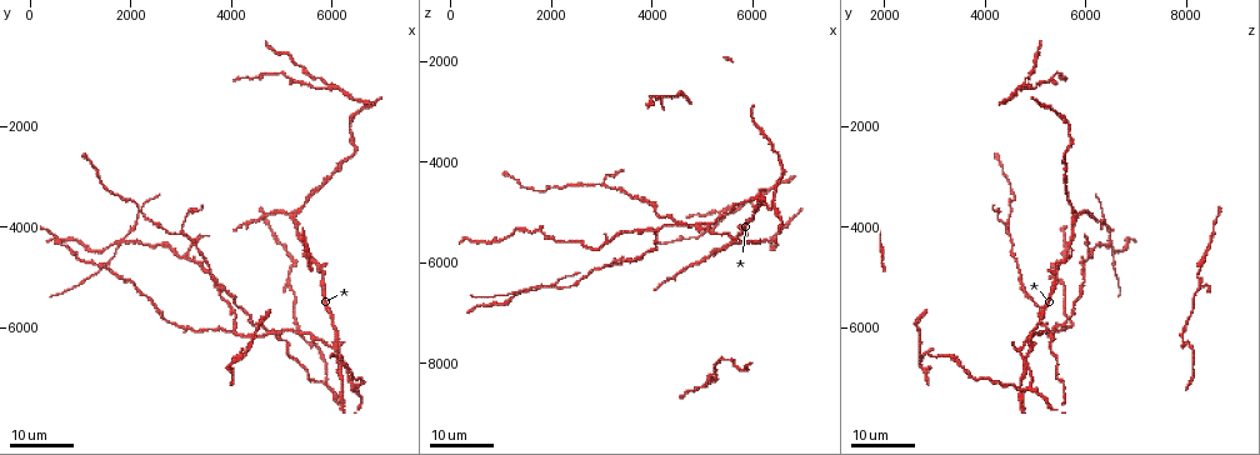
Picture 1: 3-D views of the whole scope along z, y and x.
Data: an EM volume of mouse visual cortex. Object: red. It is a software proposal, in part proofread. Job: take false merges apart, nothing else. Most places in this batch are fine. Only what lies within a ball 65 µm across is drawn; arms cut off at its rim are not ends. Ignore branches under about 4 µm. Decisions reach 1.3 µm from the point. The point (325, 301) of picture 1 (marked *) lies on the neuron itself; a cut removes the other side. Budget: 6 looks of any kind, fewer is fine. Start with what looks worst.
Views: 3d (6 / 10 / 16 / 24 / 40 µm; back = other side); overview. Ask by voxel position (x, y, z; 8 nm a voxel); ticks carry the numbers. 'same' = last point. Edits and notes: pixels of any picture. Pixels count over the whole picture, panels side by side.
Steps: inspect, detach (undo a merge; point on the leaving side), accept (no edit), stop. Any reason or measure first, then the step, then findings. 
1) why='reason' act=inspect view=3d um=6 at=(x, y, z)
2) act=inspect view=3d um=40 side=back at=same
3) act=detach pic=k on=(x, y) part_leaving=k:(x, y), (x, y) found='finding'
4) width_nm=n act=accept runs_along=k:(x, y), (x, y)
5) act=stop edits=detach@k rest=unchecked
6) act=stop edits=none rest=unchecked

act=inspect view=3d um=16 at=(4050, 6000, 5350)

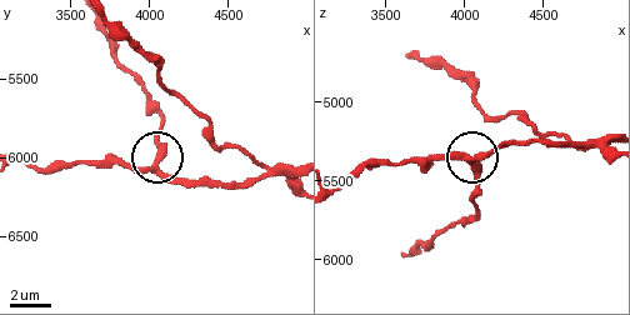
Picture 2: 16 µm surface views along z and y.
act=inspect view=3d um=6 at=(4060, 6020, 5380)

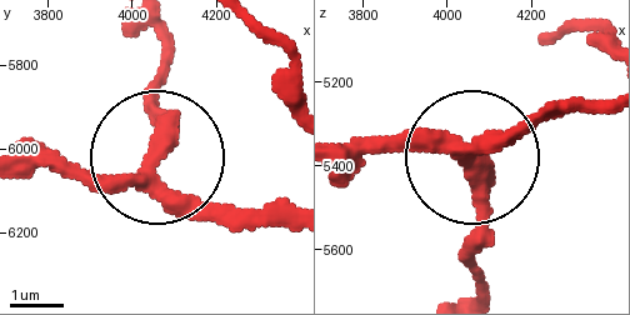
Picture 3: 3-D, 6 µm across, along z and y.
act=accept runs_along=3:(283, 214), (201, 205), (156, 165), (68, 174), (26, 160) found='continuous, no second neuron'

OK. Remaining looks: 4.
why='four arms meet' act=inspect view=3d um=24 at=(4850, 6100, 5350)

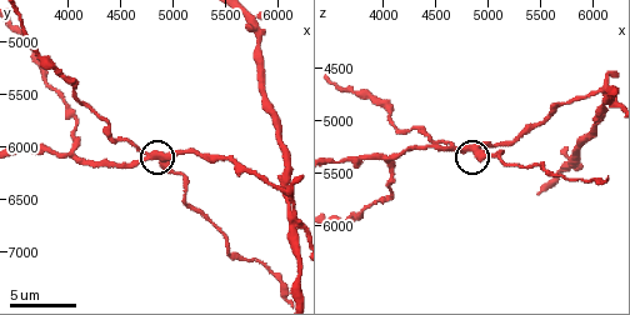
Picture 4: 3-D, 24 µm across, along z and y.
act=inspect view=3d um=10 at=(4880, 6160, 5320)

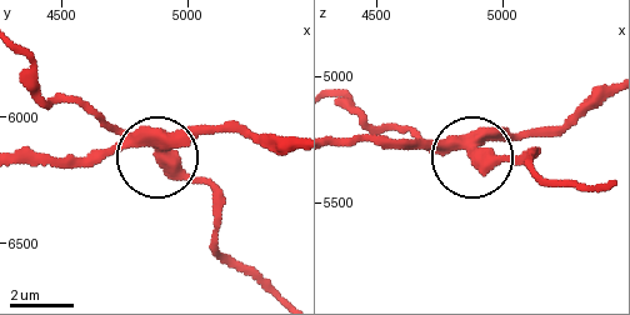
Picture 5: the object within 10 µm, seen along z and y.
width_nm=410 act=accept runs_along=5:(291, 148), (235, 131), (170, 140), (160, 154), (224, 201) found='all the same neuron'

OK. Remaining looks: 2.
act=stop edits=none rest=unchecked

